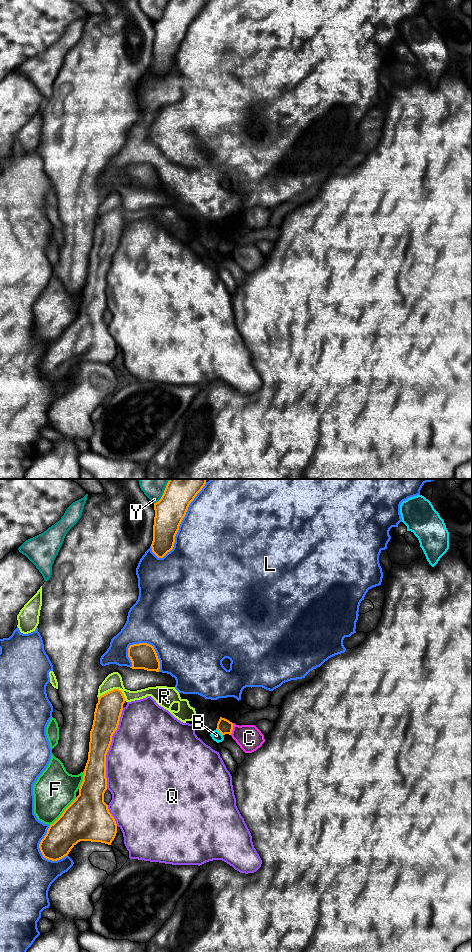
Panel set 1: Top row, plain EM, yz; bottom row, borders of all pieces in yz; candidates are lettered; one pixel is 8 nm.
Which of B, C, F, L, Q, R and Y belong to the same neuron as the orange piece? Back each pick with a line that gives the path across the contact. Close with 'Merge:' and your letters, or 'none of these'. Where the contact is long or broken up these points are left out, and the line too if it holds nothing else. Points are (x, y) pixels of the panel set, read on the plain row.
Merge: none of these

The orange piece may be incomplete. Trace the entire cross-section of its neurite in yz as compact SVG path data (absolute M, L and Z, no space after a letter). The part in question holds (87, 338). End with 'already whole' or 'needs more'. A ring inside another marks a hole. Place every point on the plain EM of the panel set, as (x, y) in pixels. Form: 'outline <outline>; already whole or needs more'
outline M114 209L98 219L90 251L88 280L79 315L49 346L39 364L44 378L57 381L80 361L111 365L117 344L104 322L107 310L106 275L118 248L125 223L121 210Z; already whole

